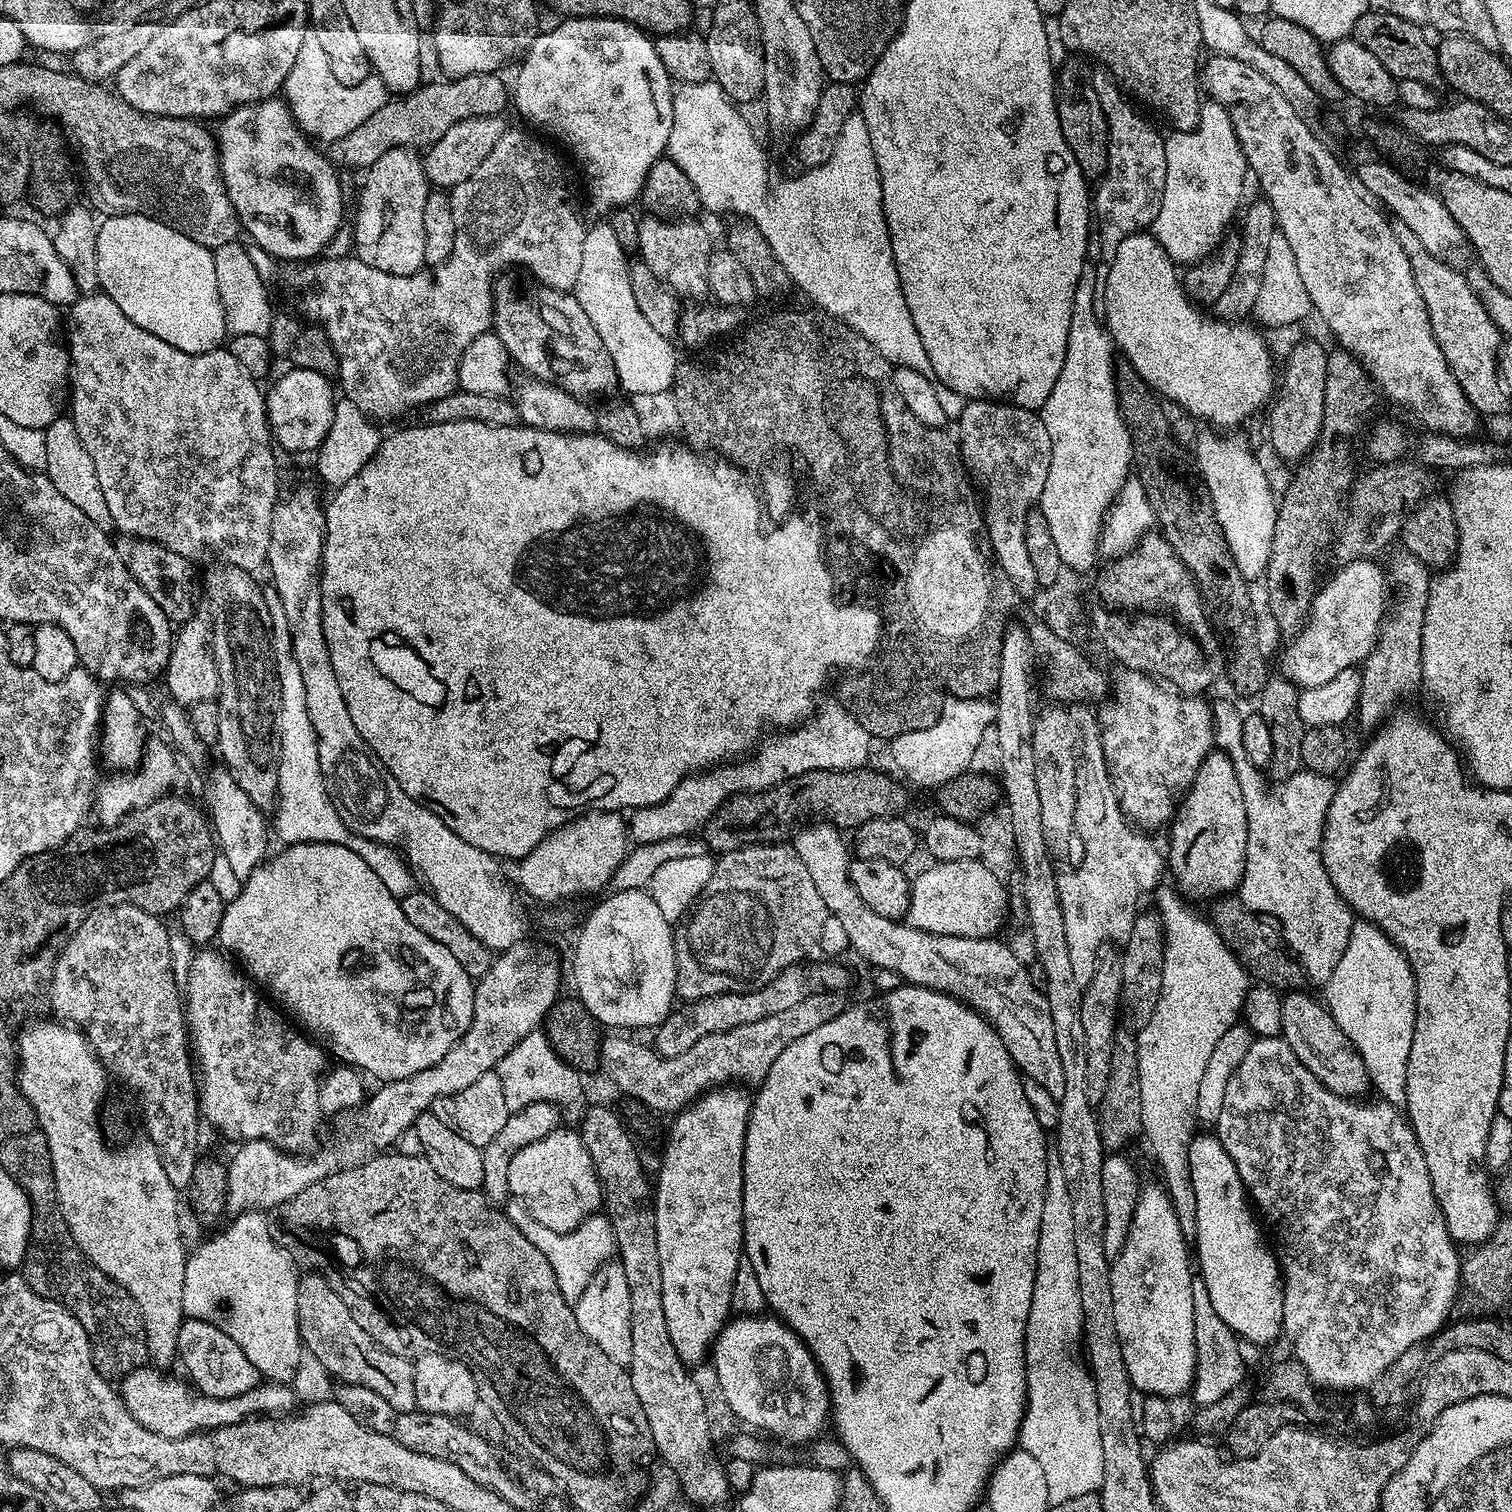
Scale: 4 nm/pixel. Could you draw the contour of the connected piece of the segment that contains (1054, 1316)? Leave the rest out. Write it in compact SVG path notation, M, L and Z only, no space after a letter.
M1055 1150L1048 1154L1046 1198L1042 1202L1042 1226L1038 1234L1034 1294L1030 1302L1030 1314L1026 1318L1024 1357L1026 1358L1026 1386L1028 1402L1020 1423L1018 1444L1037 1460L1046 1474L1046 1490L1049 1505L1061 1504L1078 1494L1097 1491L1104 1482L1102 1462L1102 1434L1098 1430L1098 1398L1094 1390L1092 1373L1076 1357L1084 1335L1082 1294L1078 1290L1078 1254L1074 1250L1074 1206L1072 1188L1066 1186L1066 1174L1062 1174L1060 1156Z

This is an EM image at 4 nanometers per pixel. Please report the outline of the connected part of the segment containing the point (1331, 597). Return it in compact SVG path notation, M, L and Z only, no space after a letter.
M1372 558L1349 560L1328 580L1328 585L1317 591L1312 601L1312 610L1308 613L1307 621L1299 632L1295 633L1292 645L1284 652L1284 661L1279 671L1301 689L1310 686L1322 686L1322 682L1330 682L1334 674L1347 668L1363 665L1364 659L1376 647L1376 638L1380 635L1380 626L1384 623L1386 609L1390 604L1390 580Z

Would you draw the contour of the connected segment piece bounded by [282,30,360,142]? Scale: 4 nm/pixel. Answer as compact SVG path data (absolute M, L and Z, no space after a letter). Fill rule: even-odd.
M309 31L298 49L298 58L294 58L294 66L290 66L290 74L282 89L286 101L297 126L304 135L317 141L331 142L350 134L350 130L358 130L360 120L356 116L355 88L334 86L330 58L326 58L326 50L318 39L318 34ZM317 136L317 137L316 137Z

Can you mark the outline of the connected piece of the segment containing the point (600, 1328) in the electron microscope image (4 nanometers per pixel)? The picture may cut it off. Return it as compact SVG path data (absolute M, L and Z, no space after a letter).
M609 1262L603 1264L594 1274L594 1278L590 1282L590 1286L586 1286L586 1290L582 1294L582 1298L575 1301L575 1313L577 1316L578 1326L582 1333L598 1346L613 1362L628 1365L630 1356L634 1350L632 1335L630 1335L630 1286L626 1286L626 1270L622 1270L622 1266L618 1262Z

